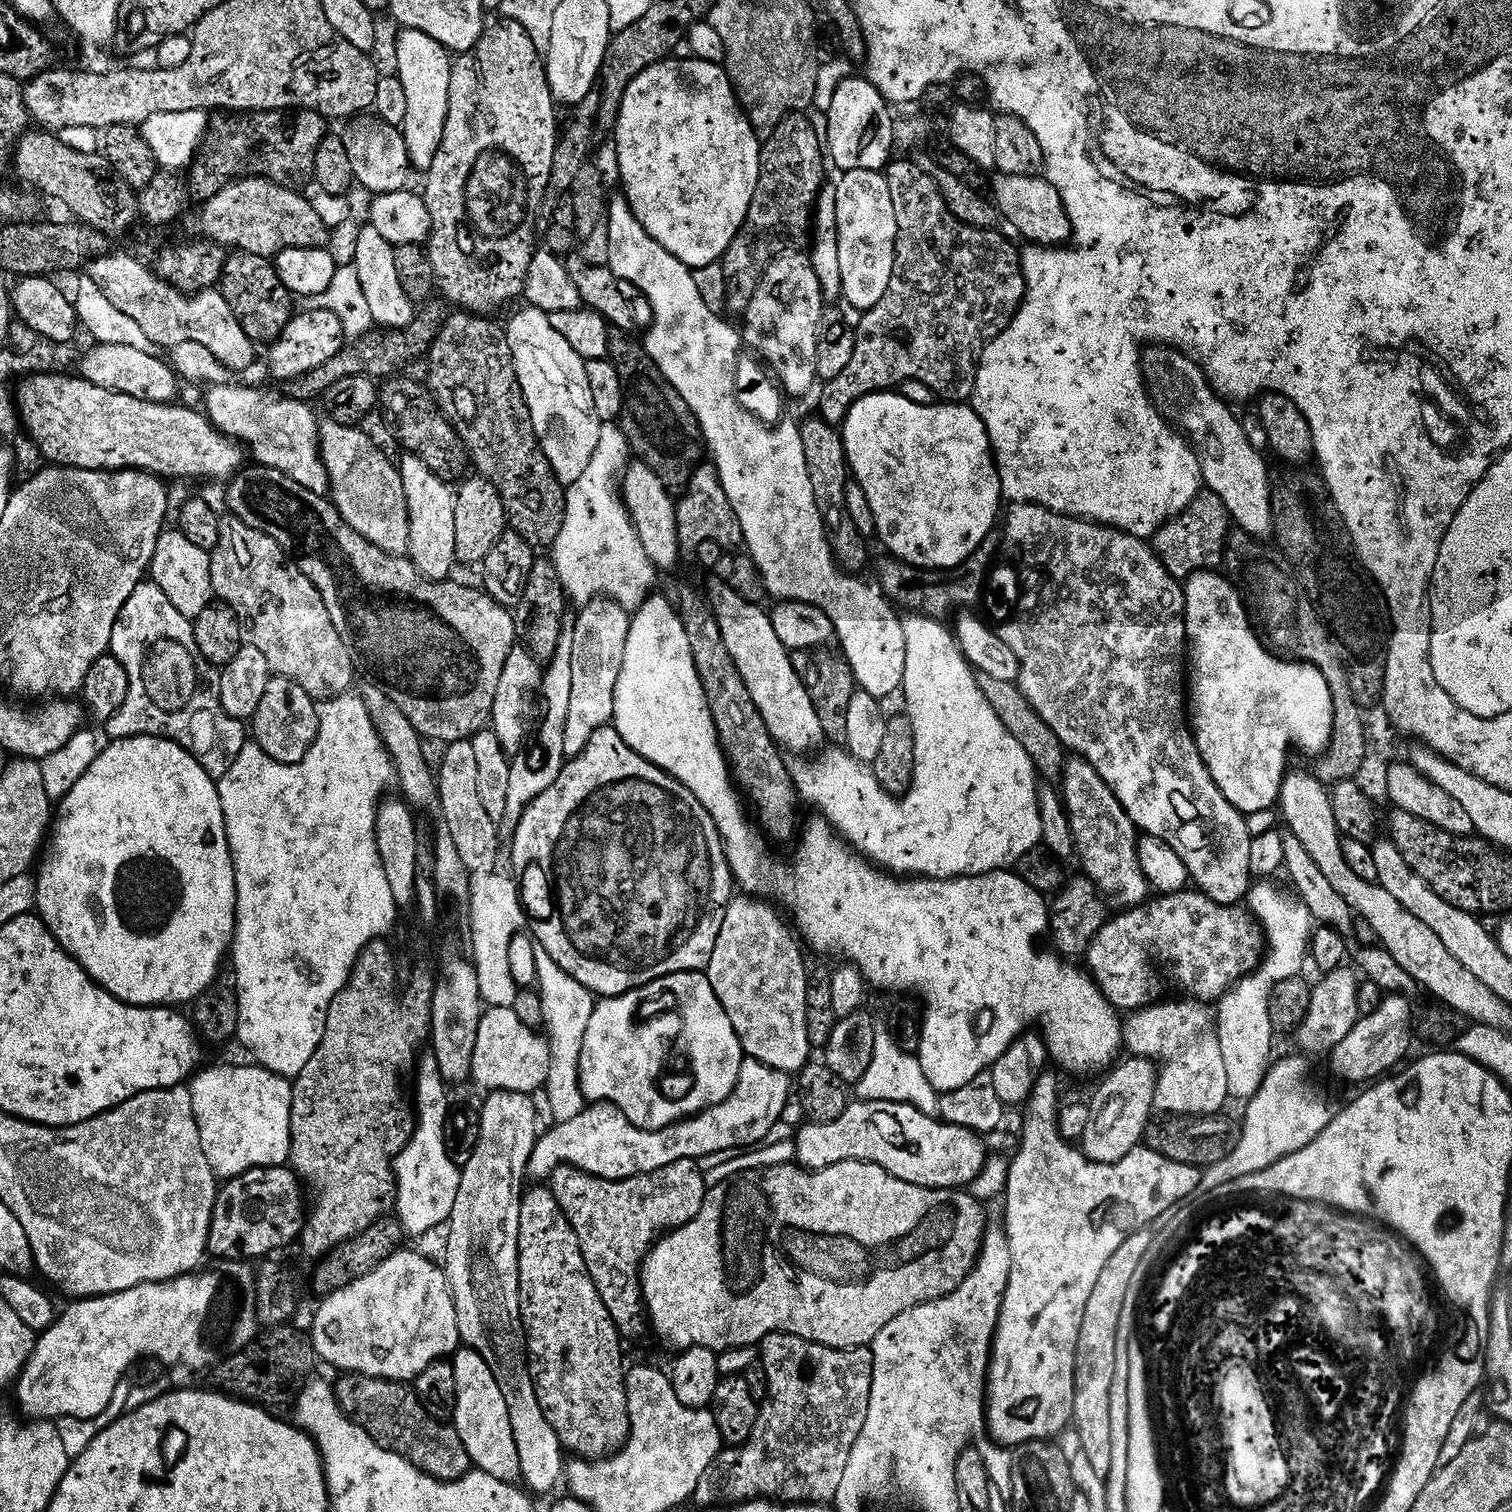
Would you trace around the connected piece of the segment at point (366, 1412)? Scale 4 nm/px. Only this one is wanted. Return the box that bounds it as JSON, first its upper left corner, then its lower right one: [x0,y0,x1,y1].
[339,1376,473,1480]

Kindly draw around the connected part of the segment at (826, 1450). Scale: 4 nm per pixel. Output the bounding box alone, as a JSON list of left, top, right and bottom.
[695,1332,874,1508]

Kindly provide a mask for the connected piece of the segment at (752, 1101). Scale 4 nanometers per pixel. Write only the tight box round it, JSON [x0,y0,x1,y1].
[528,1059,794,1182]

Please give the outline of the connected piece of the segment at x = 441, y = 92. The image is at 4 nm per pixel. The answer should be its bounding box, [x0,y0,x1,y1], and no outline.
[396,28,453,169]

